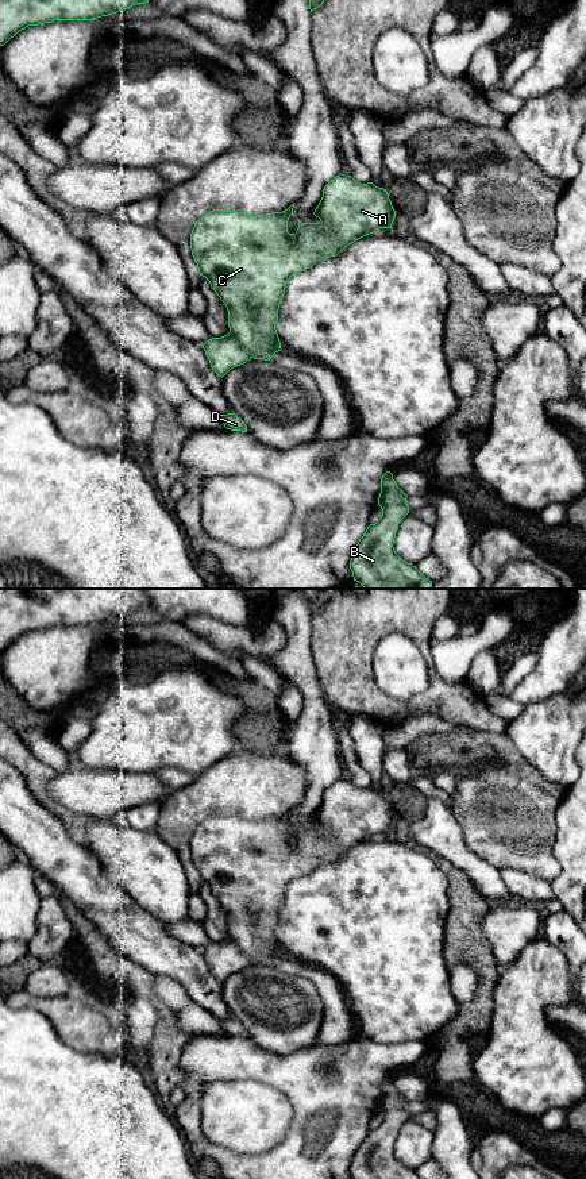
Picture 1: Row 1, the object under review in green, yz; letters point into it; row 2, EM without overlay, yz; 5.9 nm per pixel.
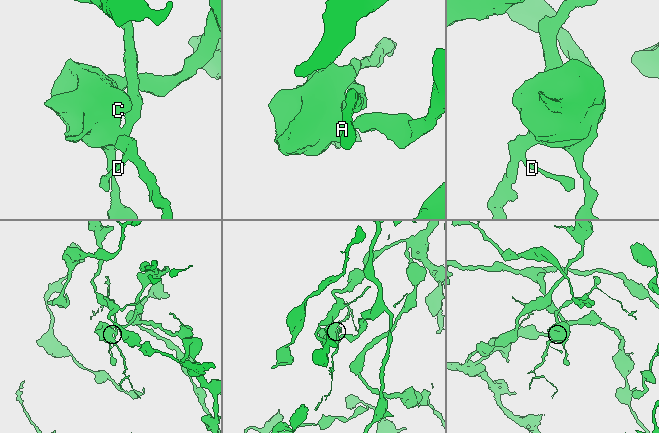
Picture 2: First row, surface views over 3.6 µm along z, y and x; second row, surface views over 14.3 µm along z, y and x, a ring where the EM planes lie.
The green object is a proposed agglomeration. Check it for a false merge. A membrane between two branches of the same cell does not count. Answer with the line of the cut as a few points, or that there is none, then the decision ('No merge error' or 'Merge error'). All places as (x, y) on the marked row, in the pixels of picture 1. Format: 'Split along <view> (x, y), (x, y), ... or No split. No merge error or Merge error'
Split along yz (228, 332), (250, 358). Merge error

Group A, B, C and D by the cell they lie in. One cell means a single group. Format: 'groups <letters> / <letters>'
groups A B C / D

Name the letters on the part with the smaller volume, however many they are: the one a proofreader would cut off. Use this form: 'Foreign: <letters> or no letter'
Foreign: D

